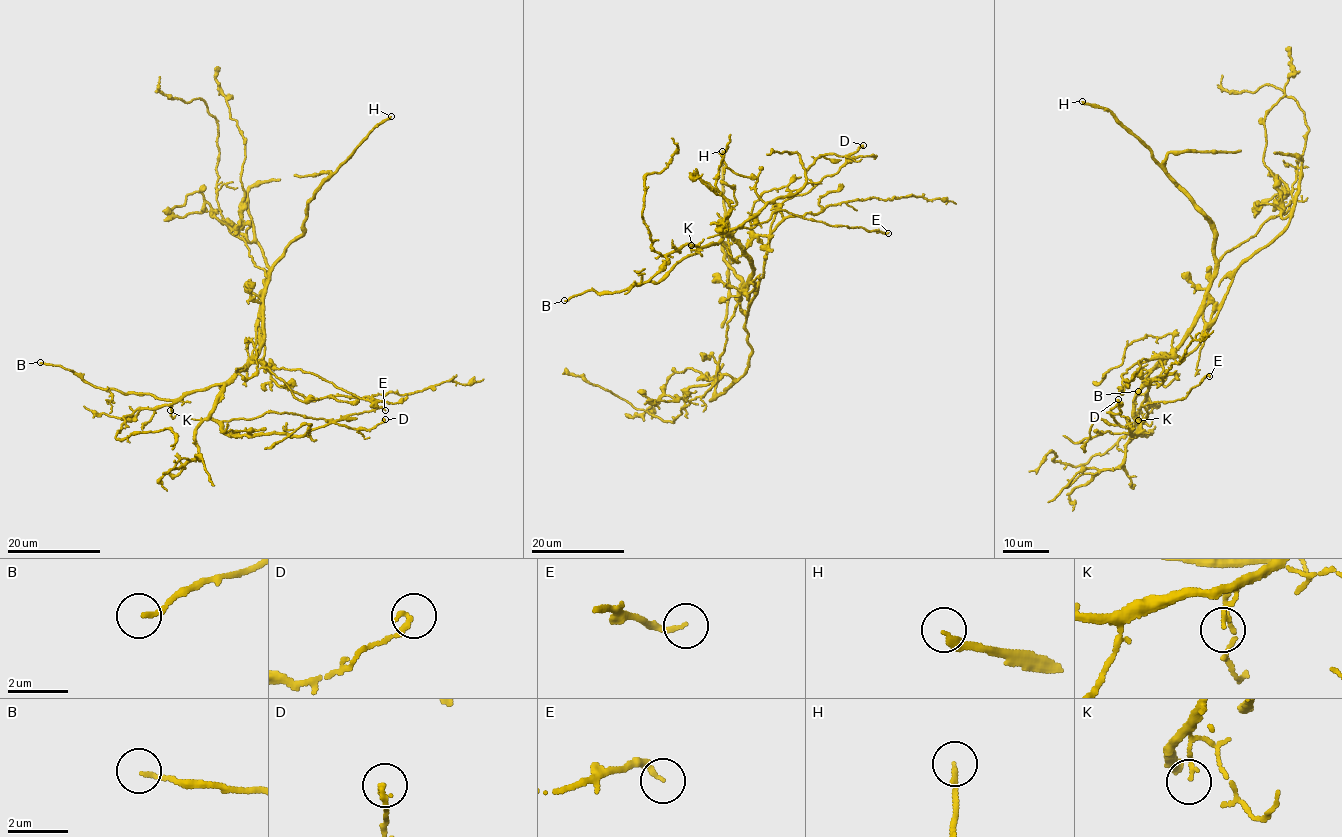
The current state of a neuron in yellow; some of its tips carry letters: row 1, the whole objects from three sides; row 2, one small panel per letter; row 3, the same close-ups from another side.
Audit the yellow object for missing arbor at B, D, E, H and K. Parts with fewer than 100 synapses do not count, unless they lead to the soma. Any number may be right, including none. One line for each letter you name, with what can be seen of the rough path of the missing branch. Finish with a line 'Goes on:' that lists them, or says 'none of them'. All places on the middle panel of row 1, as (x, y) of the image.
Goes on: H

